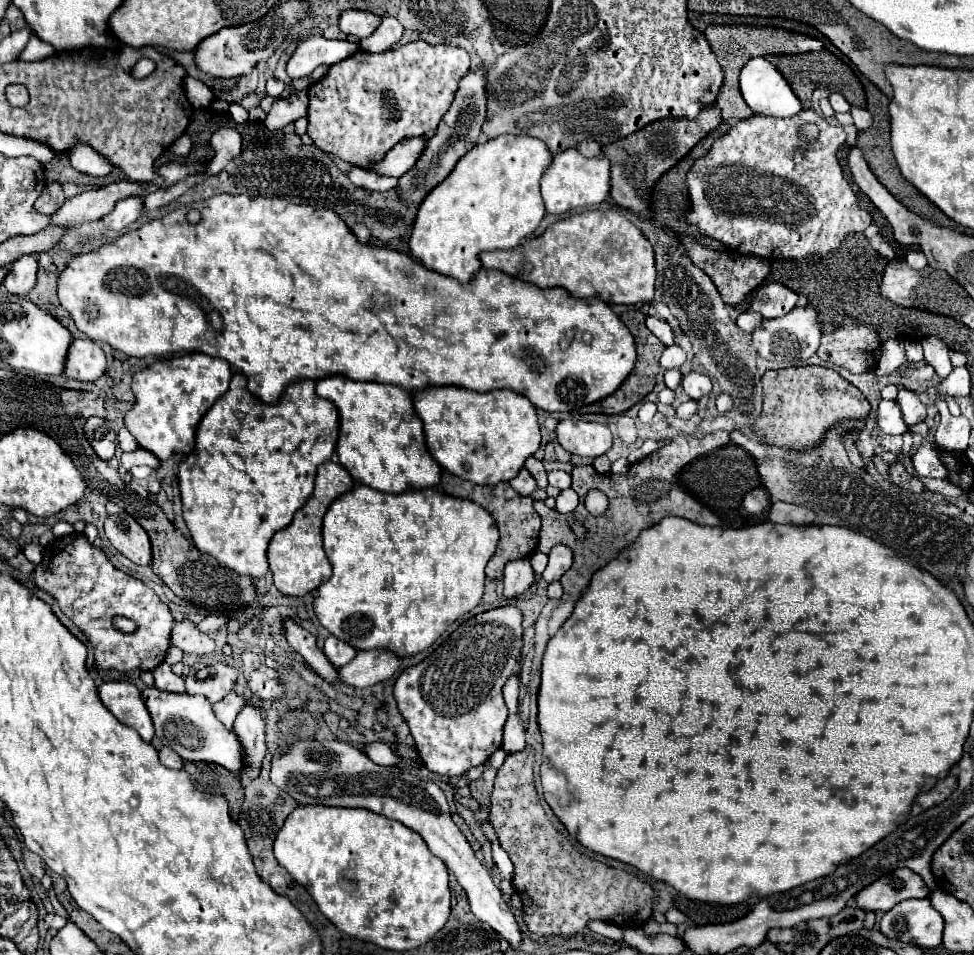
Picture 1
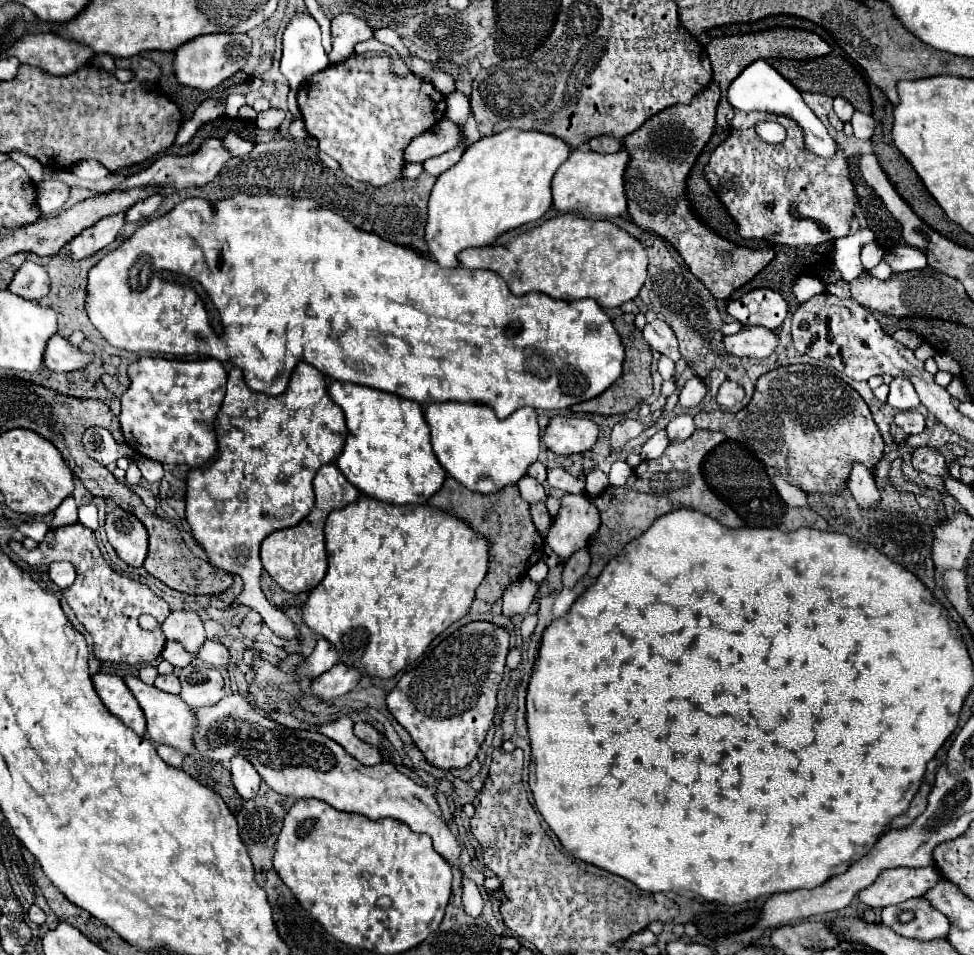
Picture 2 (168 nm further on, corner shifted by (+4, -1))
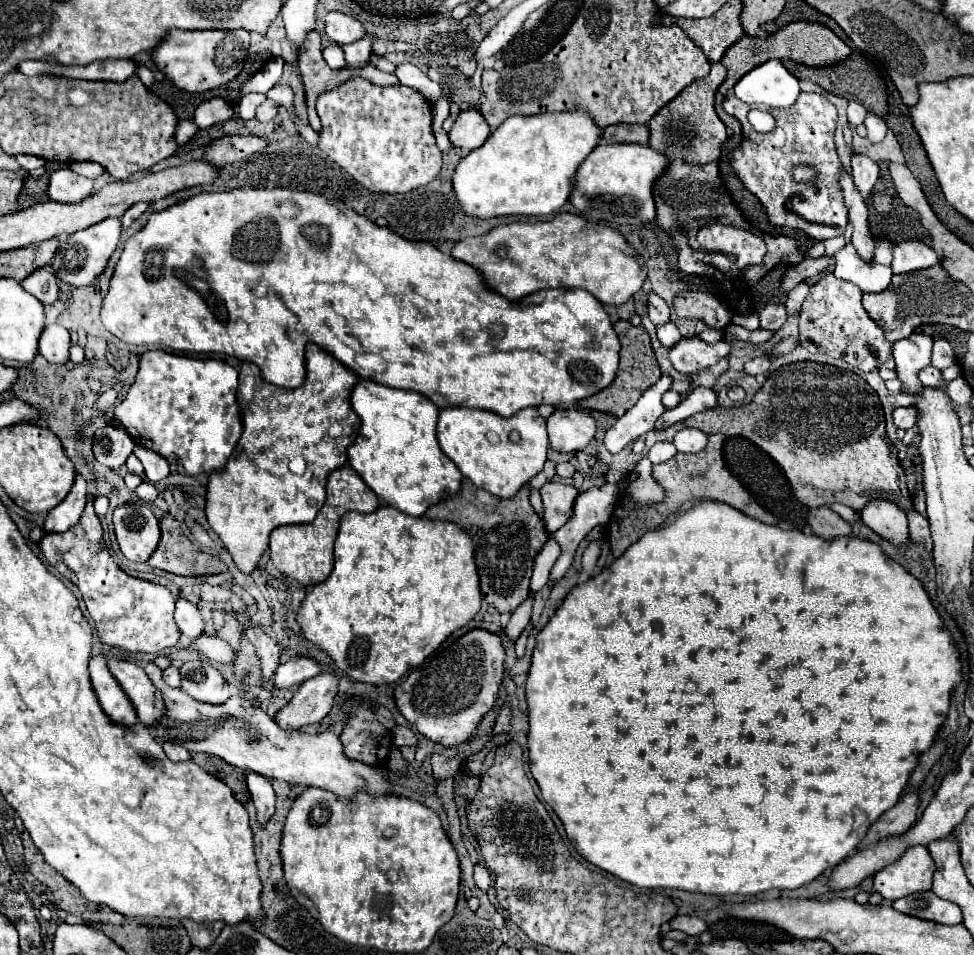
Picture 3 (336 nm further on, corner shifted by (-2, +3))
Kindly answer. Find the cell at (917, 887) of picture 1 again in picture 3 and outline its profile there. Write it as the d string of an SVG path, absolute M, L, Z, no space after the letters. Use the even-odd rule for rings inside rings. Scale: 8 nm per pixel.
M927 846L909 848L899 860L875 874L875 890L887 900L897 900L933 886L935 862Z

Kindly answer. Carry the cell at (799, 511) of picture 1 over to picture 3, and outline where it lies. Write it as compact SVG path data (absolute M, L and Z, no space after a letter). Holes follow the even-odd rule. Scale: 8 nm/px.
M815 508L809 512L809 526L813 532L825 540L833 540L839 536L851 536L851 524L845 522L839 514L829 508Z

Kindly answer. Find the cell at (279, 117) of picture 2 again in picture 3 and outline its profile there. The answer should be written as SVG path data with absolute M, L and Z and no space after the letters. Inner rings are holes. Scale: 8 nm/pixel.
M265 100L259 108L257 108L257 120L261 122L271 122L275 116L277 116L277 104L271 102L271 100Z

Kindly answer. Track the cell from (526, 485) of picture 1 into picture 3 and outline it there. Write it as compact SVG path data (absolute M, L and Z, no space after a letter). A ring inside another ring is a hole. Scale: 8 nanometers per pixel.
M547 482L541 488L541 496L543 496L543 520L549 532L559 530L573 514L573 504L577 498L579 490L575 486L567 486L561 482Z

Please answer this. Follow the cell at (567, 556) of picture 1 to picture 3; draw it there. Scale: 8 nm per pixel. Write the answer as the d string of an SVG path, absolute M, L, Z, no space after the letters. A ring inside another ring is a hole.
M605 484L599 488L589 488L587 492L581 492L573 506L573 518L561 526L553 538L561 544L563 554L557 560L557 566L553 568L553 576L563 576L565 570L571 566L575 548L579 542L601 524L607 524L617 502L617 486Z

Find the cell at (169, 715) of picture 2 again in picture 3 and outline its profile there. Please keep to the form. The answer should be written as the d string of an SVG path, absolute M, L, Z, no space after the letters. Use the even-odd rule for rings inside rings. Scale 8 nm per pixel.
M109 660L107 668L131 700L139 722L143 722L147 728L157 724L163 716L163 700L161 692L155 690L143 668L125 660Z

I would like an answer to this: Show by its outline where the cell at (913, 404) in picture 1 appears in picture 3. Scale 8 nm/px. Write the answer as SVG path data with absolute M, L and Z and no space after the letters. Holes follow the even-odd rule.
M907 406L907 408L895 408L893 410L893 422L897 428L903 428L903 430L909 430L917 424L917 410L913 406Z

